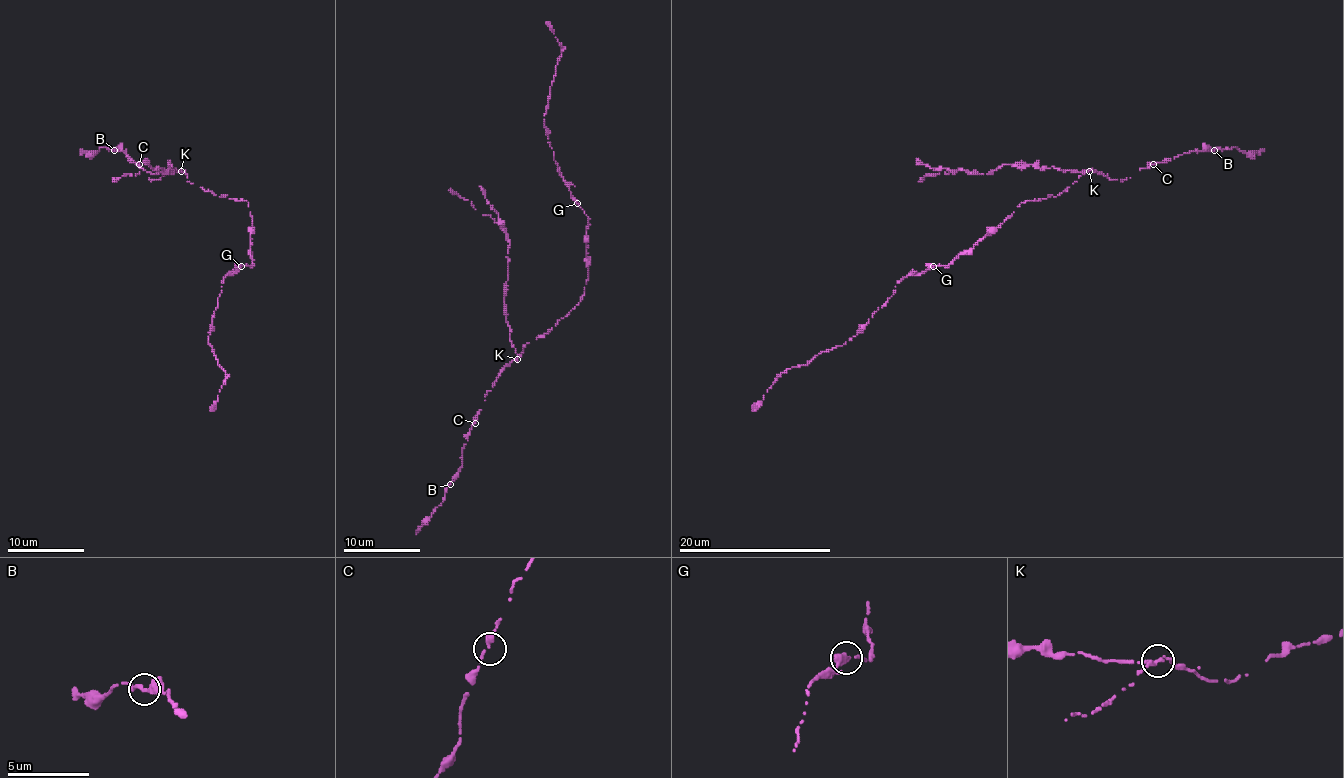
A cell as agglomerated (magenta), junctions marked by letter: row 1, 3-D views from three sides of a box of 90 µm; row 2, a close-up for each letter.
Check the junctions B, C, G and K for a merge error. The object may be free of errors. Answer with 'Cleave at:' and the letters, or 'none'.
Cleave at: K

